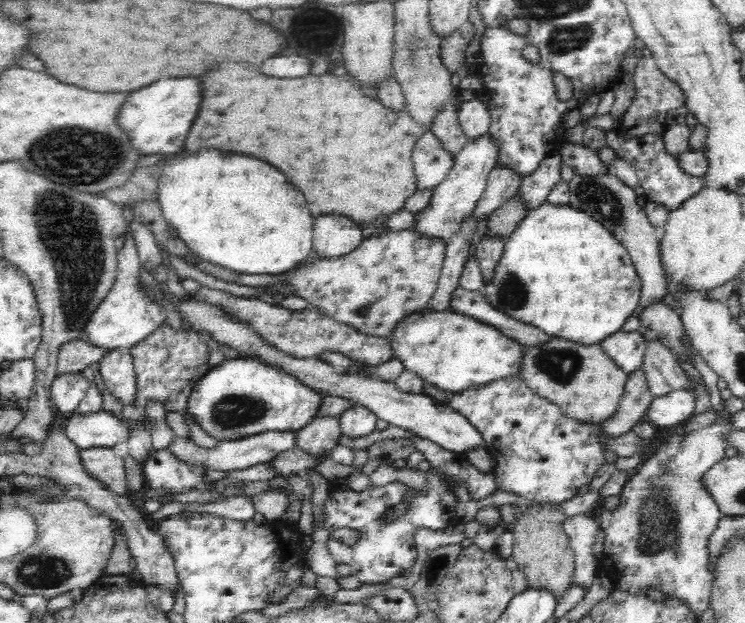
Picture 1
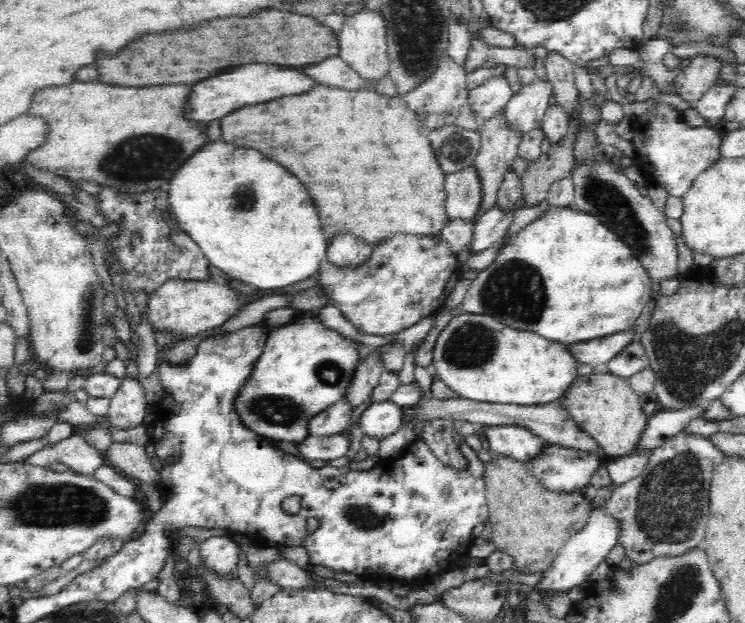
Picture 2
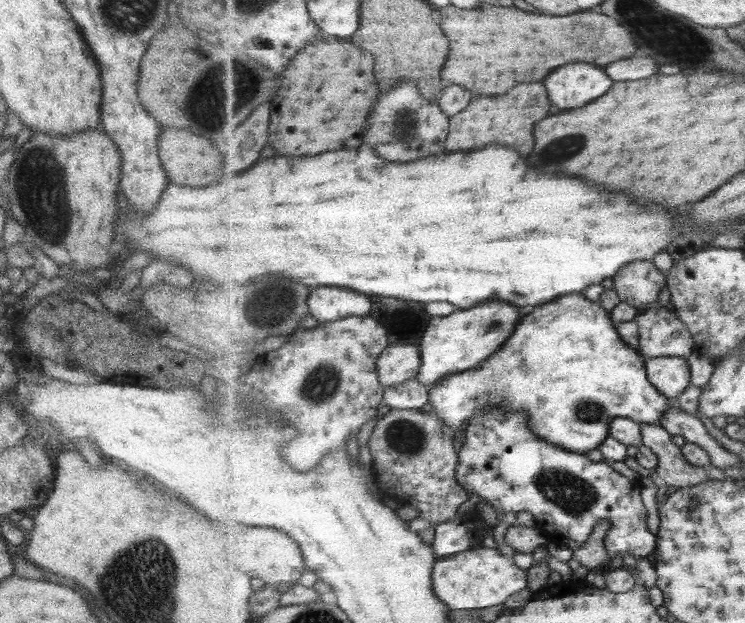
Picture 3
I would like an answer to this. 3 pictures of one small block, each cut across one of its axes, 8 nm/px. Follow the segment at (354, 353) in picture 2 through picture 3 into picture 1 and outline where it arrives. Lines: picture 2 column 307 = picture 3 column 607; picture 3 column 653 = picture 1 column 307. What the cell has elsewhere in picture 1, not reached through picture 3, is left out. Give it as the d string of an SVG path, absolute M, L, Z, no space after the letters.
M248 356L212 366L192 386L185 408L208 435L218 441L233 441L268 431L299 431L316 418L324 397L285 368Z

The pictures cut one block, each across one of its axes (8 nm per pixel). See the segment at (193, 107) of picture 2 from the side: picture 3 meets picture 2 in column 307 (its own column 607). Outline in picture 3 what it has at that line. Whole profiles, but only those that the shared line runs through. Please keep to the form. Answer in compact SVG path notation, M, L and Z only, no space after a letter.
M567 64L547 78L549 96L557 108L579 108L579 104L585 106L589 102L595 102L597 98L605 96L613 84L615 82L607 76L607 72L593 64Z

